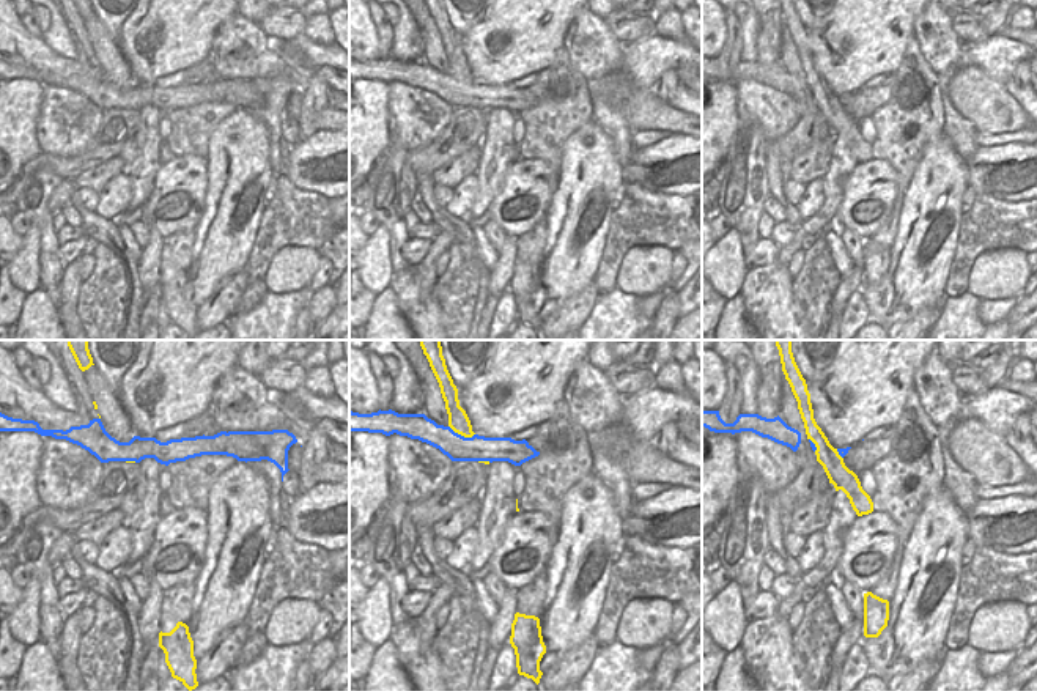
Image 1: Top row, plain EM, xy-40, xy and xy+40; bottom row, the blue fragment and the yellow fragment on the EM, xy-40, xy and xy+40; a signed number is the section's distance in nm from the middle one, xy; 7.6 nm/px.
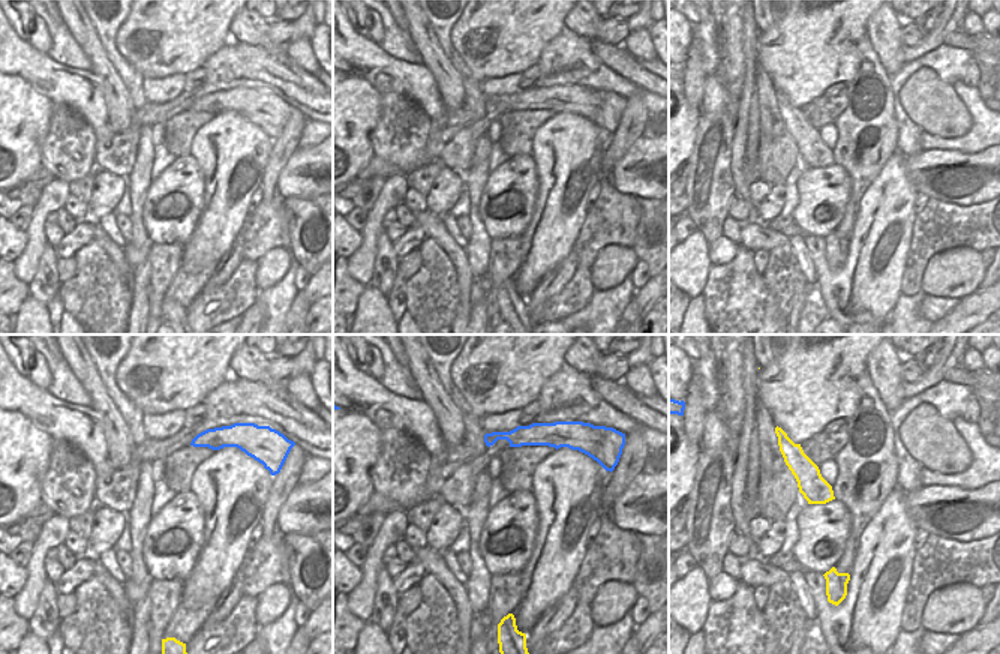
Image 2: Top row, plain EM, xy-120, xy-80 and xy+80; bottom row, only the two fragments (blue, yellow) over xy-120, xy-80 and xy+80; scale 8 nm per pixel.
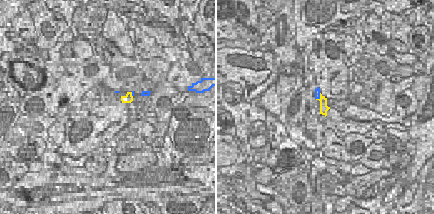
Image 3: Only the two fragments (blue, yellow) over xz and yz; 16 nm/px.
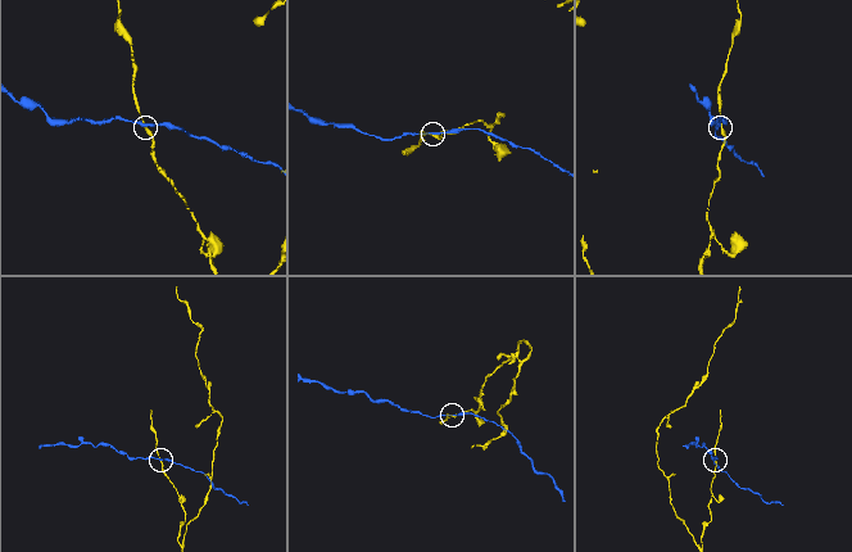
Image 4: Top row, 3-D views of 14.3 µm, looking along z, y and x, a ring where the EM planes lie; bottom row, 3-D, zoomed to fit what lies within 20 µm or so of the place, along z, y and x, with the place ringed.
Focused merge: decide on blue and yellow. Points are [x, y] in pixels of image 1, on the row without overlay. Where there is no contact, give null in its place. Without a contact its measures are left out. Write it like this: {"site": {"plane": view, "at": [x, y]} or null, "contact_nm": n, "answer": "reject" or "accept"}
{"site": {"plane": "xy", "at": [460, 82]}, "contact_nm": 220, "answer": "reject"}

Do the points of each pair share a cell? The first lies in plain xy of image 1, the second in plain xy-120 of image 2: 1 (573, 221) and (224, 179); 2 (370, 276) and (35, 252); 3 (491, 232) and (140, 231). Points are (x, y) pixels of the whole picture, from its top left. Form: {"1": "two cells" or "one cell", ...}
{"1": "one cell", "2": "one cell", "3": "two cells"}

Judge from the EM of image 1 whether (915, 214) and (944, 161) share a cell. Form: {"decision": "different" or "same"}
{"decision": "same"}

